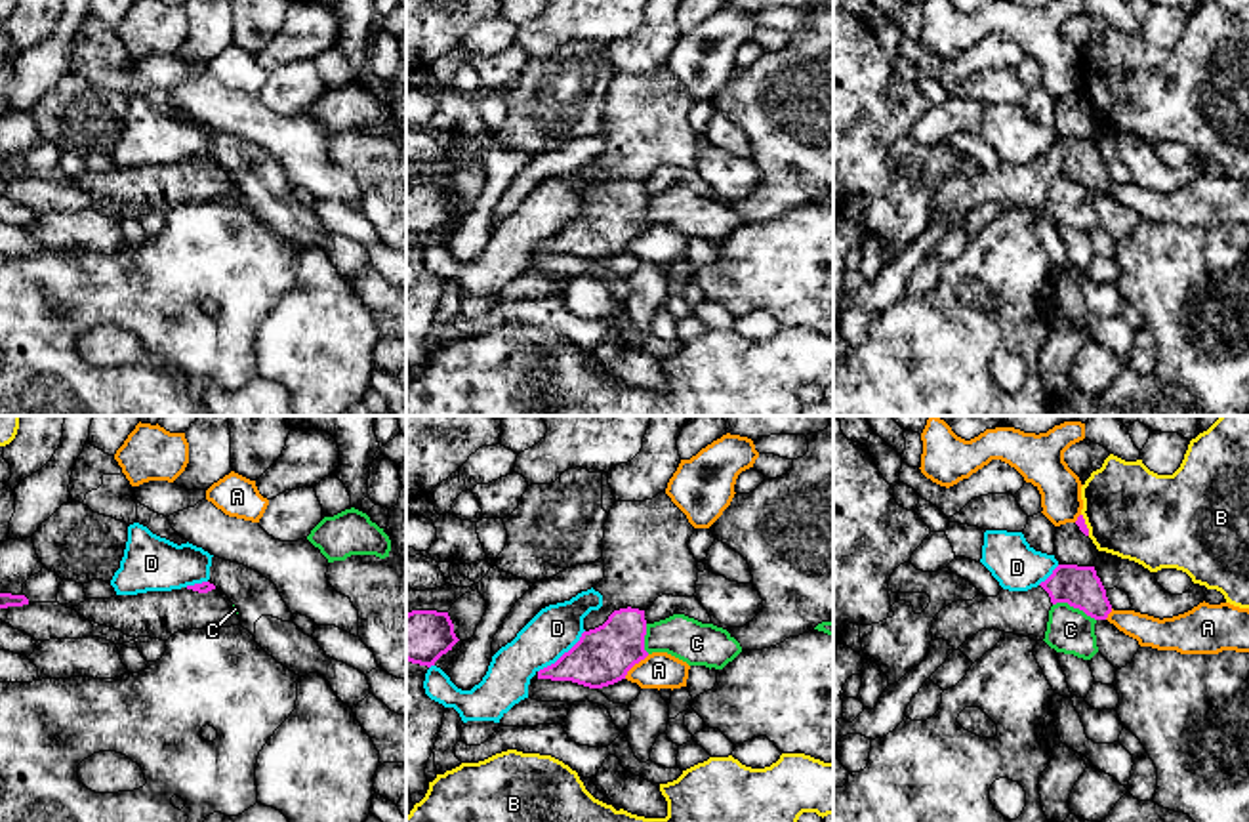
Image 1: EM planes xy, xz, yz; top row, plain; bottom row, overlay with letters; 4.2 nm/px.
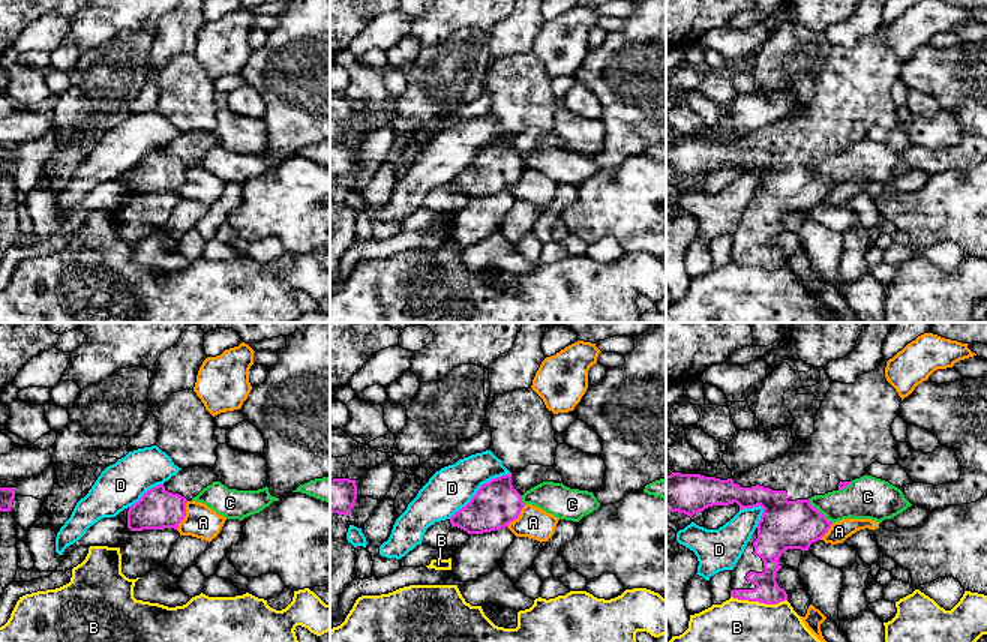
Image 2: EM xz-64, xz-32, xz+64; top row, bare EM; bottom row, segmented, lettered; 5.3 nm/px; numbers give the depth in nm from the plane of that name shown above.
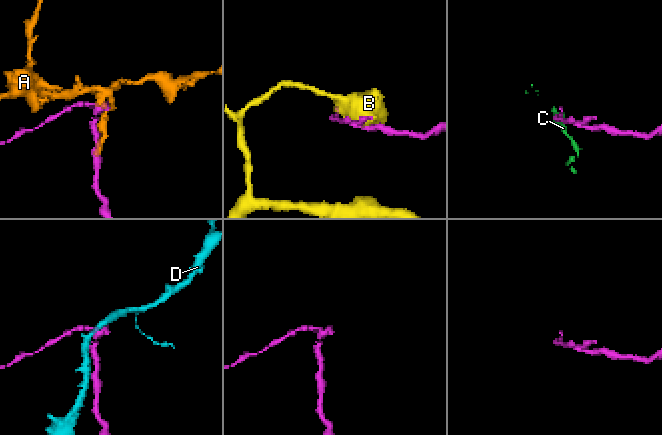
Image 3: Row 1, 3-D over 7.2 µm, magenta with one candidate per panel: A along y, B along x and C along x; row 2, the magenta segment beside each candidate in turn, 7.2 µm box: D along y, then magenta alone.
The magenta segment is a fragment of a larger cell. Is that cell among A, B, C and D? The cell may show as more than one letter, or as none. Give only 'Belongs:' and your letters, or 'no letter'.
Belongs: no letter

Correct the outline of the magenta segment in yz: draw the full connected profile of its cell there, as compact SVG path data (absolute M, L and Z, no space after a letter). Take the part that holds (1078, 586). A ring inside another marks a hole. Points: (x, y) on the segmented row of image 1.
M1058 565L1037 587L1028 591L1001 589L997 597L976 595L942 608L932 620L932 641L944 639L957 650L982 629L999 629L1043 641L1049 610L1068 603L1095 620L1106 620L1112 605L1095 566Z

